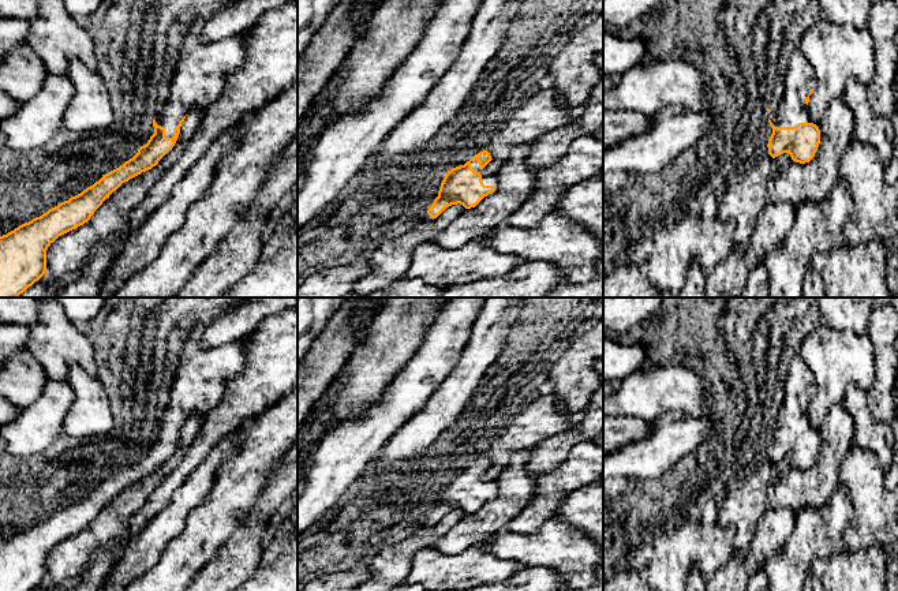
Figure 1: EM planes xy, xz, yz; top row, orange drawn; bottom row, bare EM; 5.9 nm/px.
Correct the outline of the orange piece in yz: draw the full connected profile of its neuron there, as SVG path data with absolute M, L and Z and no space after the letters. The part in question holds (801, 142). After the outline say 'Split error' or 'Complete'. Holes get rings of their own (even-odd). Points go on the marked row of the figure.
M794 51L783 75L783 94L774 109L768 109L768 123L772 134L768 139L768 154L775 158L783 153L789 153L792 160L800 164L809 162L820 143L820 130L811 120L808 108L809 96L815 89L813 71L802 52Z. Split error

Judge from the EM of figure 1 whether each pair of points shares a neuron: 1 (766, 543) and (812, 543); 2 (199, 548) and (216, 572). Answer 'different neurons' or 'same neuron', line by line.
1: different neurons
2: different neurons

